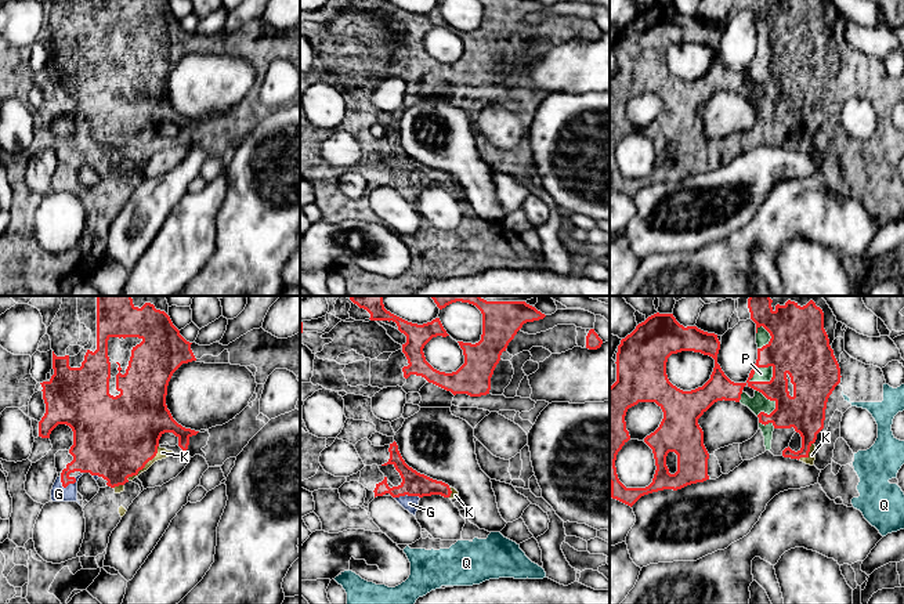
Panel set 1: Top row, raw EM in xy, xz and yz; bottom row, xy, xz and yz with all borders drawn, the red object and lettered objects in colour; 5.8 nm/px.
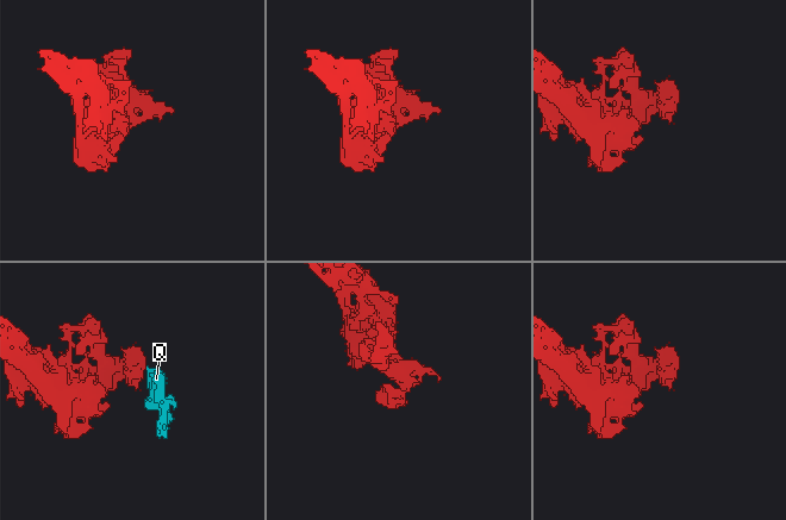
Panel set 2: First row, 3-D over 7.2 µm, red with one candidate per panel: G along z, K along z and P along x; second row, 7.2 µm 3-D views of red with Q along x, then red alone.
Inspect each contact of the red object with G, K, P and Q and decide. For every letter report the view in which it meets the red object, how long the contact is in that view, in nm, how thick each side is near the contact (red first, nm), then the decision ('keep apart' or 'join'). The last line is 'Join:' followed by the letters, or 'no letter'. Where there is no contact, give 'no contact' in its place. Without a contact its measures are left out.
G: contact in xy; length 110 nm; calibres 220 and 100 nm; join
K: contact in xy; length 280 nm; calibres 480 and 60 nm; join
P: contact in yz; length 170 nm; calibres 300 and 80 nm; join
Q: contact in yz; length 40 nm; calibres 300 and 20 nm; join
Join: G, K, P, Q

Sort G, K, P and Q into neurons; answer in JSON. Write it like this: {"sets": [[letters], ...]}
{"sets": [["G", "K", "P", "Q"]]}

